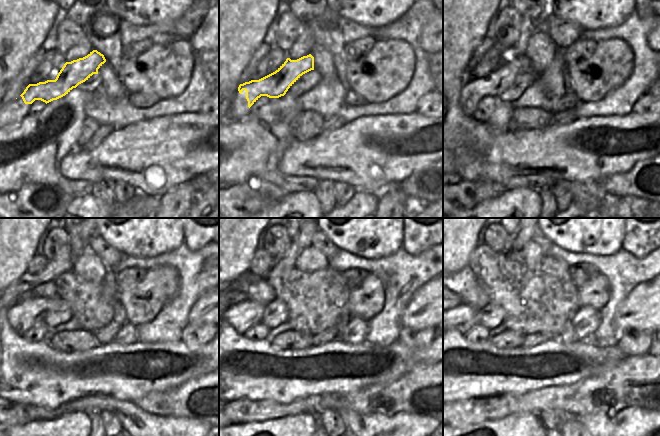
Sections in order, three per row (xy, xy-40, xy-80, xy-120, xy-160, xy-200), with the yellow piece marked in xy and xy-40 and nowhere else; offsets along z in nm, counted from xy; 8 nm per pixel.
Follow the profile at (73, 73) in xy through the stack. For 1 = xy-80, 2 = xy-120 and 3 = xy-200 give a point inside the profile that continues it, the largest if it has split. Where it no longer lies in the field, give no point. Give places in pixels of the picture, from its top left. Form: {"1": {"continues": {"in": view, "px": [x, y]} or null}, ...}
{"1": {"continues": {"in": "xy-80", "px": [512, 65]}}, "2": {"continues": {"in": "xy-120", "px": [32, 308]}}, "3": {"continues": {"in": "xy-200", "px": [463, 312]}}}

